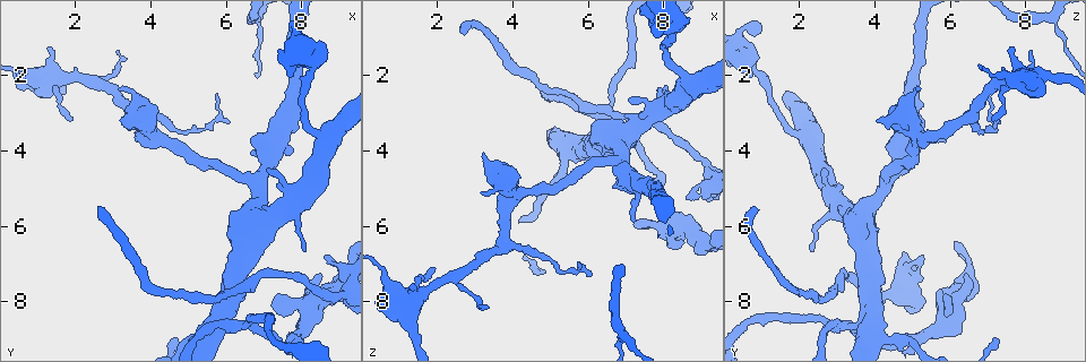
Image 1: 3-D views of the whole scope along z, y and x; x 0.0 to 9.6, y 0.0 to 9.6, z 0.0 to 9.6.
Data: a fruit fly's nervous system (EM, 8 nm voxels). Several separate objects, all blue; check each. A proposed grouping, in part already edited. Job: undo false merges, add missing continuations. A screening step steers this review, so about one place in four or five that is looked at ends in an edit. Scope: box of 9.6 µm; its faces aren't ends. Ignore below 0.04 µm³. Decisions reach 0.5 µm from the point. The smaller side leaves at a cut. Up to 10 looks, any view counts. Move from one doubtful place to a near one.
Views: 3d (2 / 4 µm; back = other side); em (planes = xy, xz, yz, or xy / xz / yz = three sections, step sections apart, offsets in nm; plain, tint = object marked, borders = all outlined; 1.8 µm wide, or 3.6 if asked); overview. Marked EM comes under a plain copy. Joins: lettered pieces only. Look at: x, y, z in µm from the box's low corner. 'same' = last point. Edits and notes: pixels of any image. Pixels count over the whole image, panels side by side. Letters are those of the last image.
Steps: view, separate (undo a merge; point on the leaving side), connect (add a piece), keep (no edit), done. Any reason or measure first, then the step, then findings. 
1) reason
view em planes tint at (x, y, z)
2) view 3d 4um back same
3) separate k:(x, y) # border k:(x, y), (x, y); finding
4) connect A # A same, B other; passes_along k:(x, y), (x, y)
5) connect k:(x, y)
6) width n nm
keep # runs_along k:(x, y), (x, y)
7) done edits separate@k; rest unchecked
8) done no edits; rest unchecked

four or more arms meet
view 3d 4um at (6.50, 8.60, 3.20)

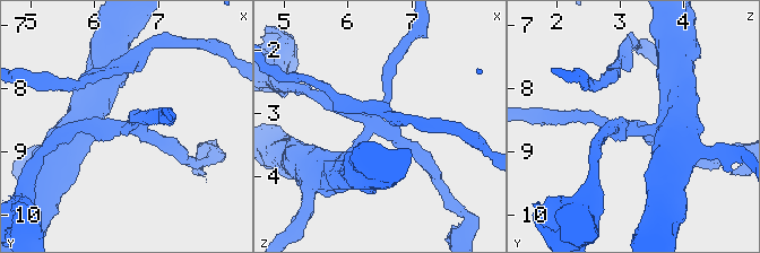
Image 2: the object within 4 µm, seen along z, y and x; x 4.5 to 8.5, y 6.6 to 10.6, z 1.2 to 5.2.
view em xz step 4 borders at (6.45, 8.65, 3.20)

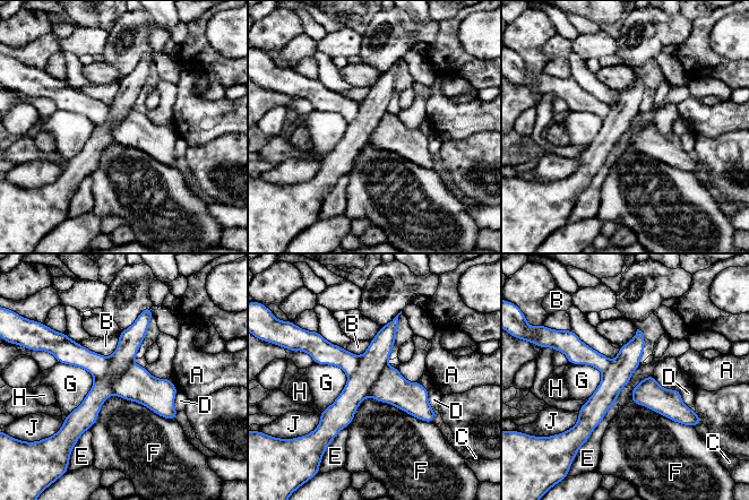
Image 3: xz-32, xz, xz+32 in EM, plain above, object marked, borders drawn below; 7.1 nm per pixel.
separate 3:(136, 384) # A other, B other, C other, D other, E other, F other, G other, H other, J other; border 3:(131, 362), (113, 381), (113, 393); two cells meet here

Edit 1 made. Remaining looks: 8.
arms run side by side
view 3d 4um at (9.15, 7.80, 4.35)

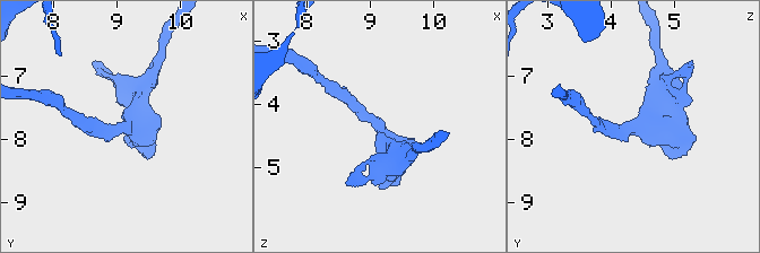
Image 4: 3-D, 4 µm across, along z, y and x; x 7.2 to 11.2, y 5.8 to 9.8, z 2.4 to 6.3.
arms 3; arm_widths 200, 200, 240 nm; need the tissue
view em xy step 16 borders at (9.10, 7.80, 4.40)

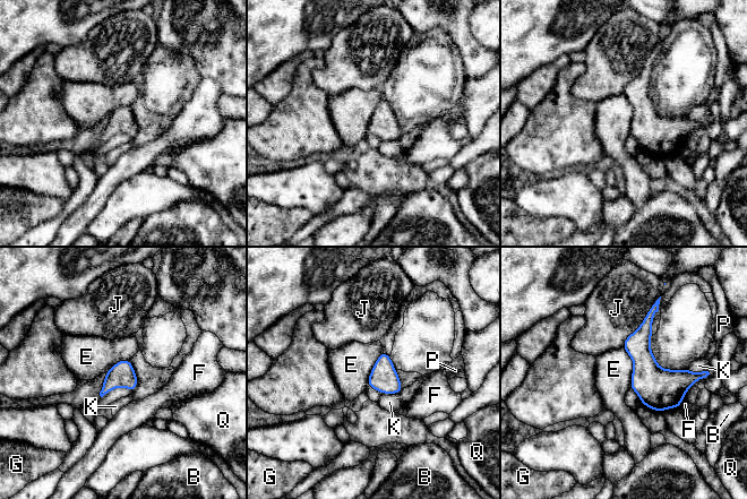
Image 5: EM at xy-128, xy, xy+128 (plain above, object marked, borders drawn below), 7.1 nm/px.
another direction
view em planes borders same

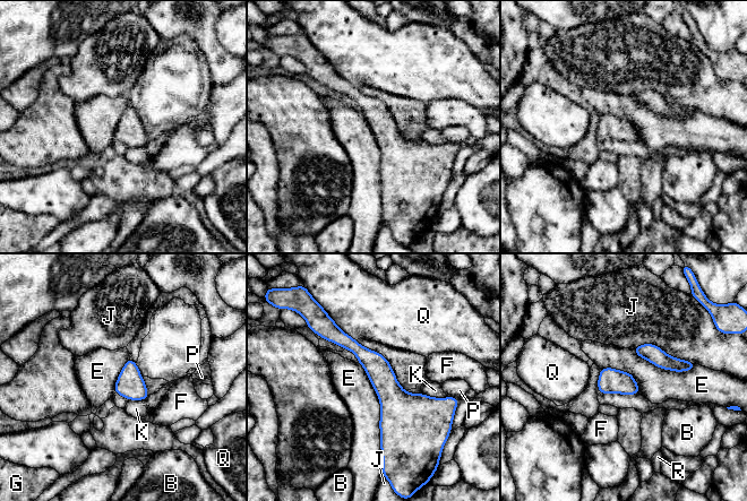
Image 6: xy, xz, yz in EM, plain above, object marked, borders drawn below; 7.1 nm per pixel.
keep # B other, E other, F other, G other, J other, K other, P other, Q other, R other; continuous, no second cell

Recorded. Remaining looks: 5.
free end
view em yz step 16 borders at (2.55, 5.50, 0.80)

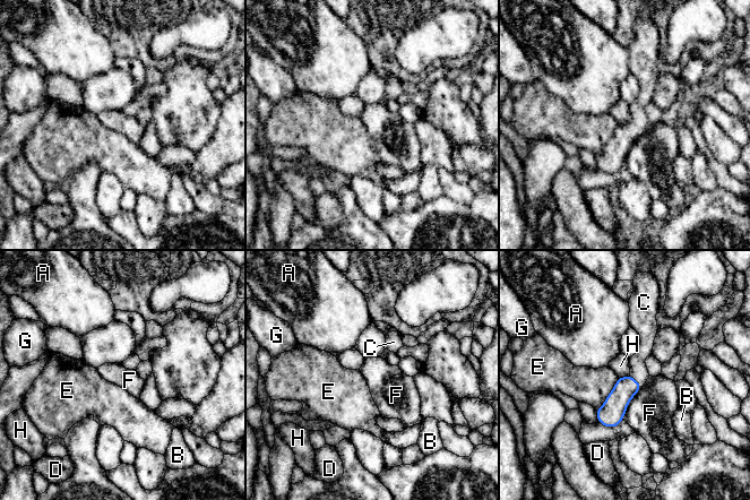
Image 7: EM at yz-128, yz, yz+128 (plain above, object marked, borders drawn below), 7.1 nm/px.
view em planes borders same

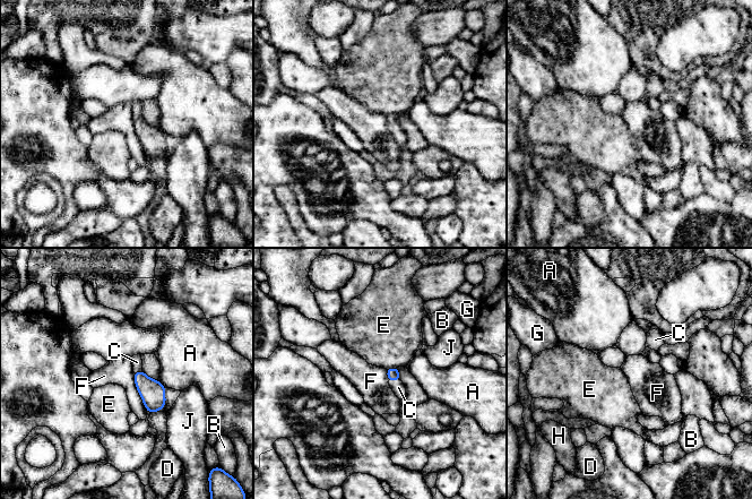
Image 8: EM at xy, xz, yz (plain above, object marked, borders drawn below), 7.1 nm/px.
connect C # A other, B other, C same, D other, E other, F other, G other, H other, J other; passes_along 8:(392, 373), (395, 380), (398, 387); the cell continues

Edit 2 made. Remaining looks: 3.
see it whole again
view overview

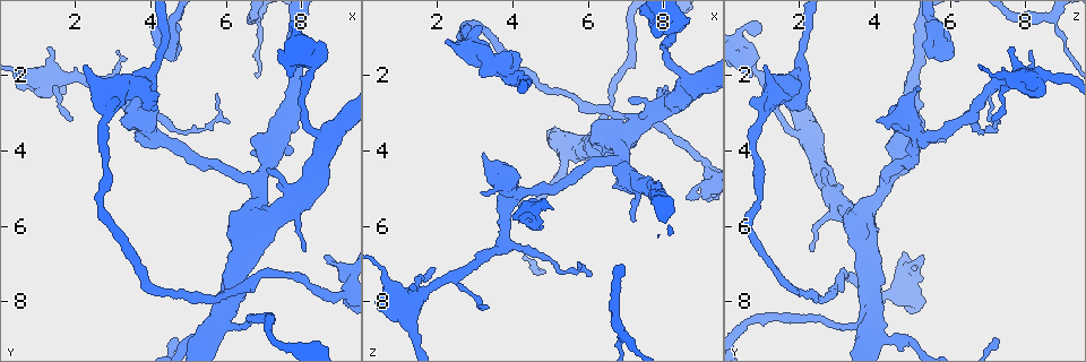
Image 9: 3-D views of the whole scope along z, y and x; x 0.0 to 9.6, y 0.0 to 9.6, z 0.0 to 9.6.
branch stops here
view em planes tint at (4.00, 0.60, 5.75)

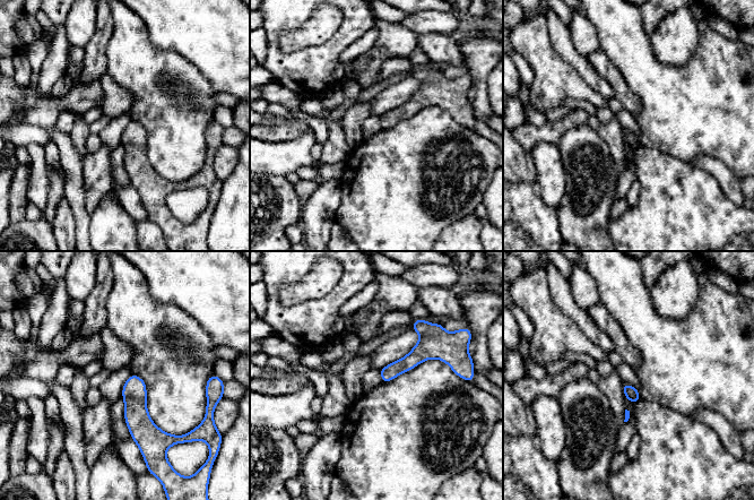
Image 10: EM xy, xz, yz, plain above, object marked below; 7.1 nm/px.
see the neighbours
view em planes borders same

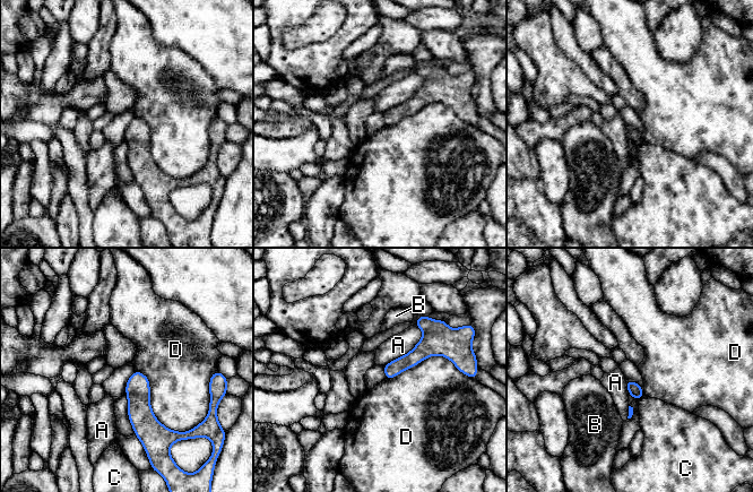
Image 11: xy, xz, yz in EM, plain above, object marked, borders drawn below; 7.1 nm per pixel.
longest_contact D 550 nm
keep # A other, B other, C other, D other; runs_along 11:(423, 322), (427, 342), (388, 376); none of them fits

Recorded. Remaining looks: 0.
done edits separate@3, connect@8; rest unchecked

